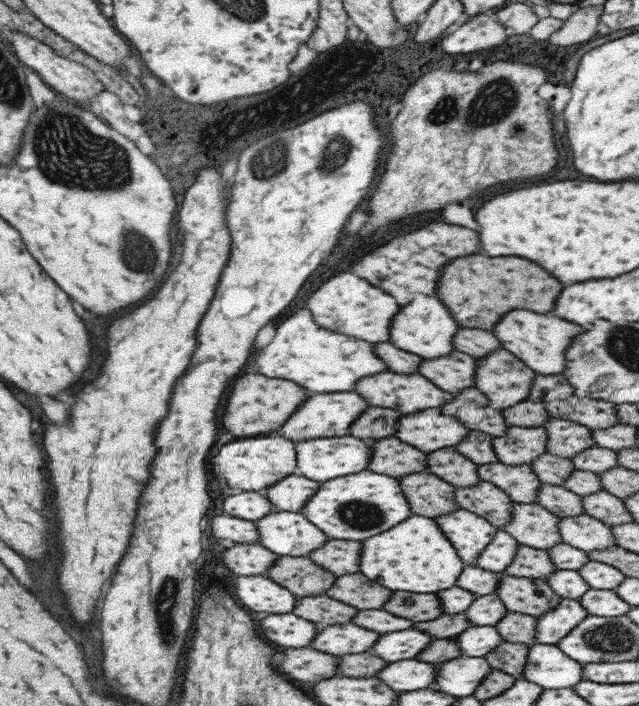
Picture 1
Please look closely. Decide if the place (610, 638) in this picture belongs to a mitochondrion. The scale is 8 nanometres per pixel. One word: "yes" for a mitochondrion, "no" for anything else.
yes

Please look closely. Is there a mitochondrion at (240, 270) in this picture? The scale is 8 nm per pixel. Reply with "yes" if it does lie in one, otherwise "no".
no

